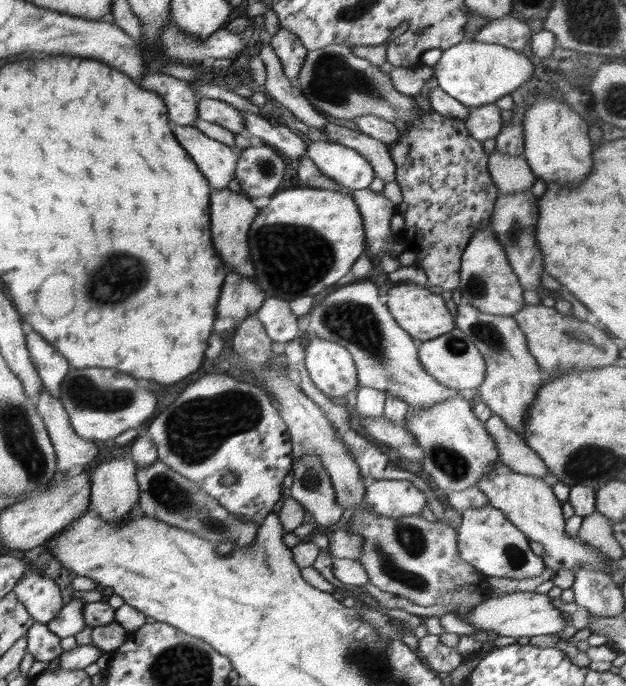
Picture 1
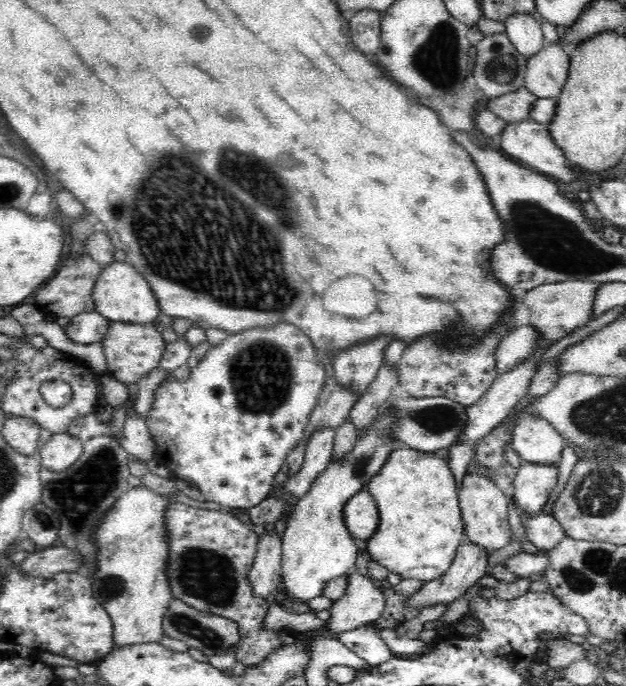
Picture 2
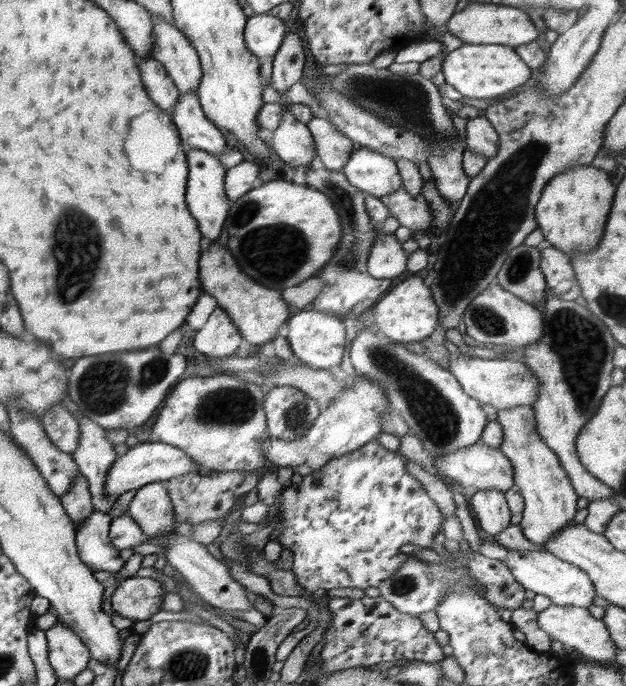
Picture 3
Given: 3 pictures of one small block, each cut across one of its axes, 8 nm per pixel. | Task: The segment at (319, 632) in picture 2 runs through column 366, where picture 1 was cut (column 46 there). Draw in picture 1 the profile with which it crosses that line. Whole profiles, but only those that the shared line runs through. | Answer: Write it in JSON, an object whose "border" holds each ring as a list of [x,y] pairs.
{"border":[[[33,571],[26,577],[21,576],[12,591],[36,623],[50,622],[64,606],[60,588],[54,580]]]}

